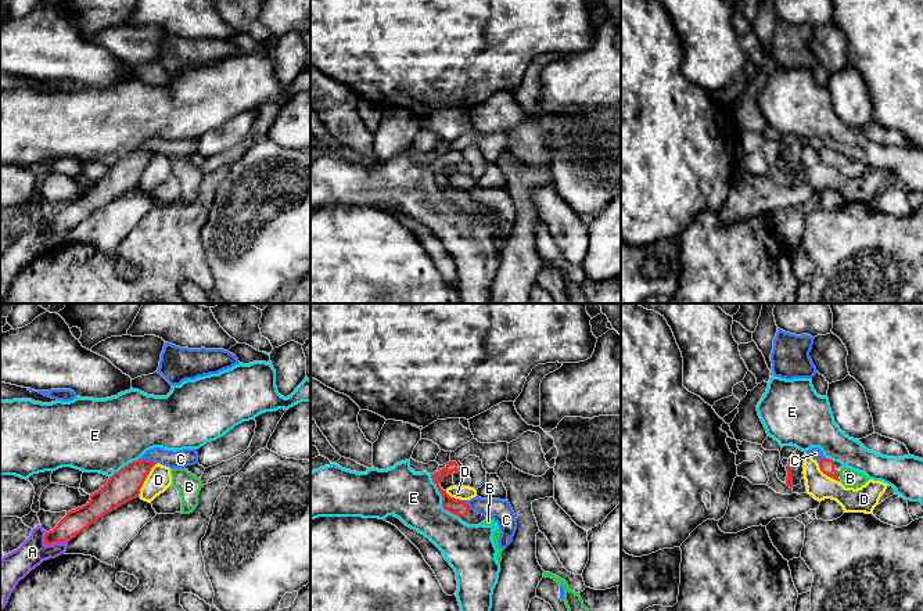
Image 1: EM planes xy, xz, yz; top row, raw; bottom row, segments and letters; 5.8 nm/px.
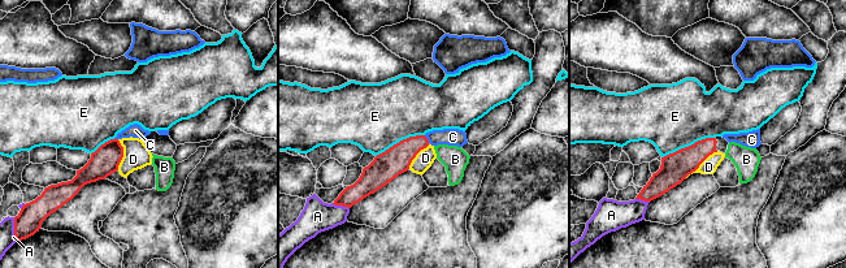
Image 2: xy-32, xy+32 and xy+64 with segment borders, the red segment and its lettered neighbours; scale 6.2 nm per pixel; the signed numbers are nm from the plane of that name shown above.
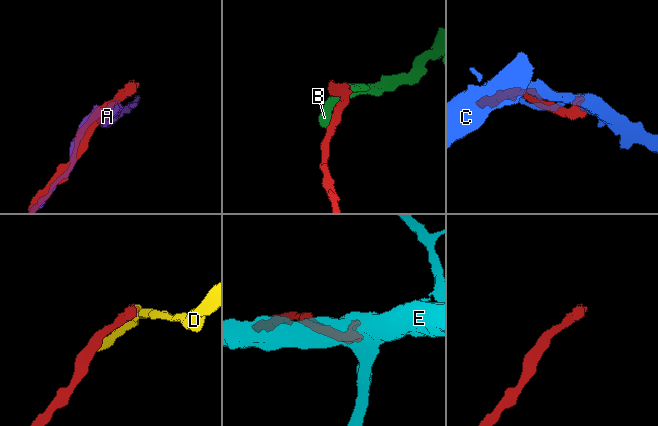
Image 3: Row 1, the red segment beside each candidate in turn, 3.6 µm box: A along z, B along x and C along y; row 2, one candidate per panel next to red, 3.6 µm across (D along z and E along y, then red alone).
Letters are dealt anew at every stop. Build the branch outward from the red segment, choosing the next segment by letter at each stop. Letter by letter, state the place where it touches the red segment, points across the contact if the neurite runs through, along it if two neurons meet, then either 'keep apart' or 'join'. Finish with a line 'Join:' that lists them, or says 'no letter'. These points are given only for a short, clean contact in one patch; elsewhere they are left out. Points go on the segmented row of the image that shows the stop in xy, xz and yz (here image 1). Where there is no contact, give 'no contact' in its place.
A: meets red in xy at (53, 542); keep apart
B: meets red in yz at (839, 474); runs through yz (826, 466), (839, 474), (846, 474), (850, 478); join
C: meets red in xz at (460, 500); border along xz (452, 498), (463, 500), (471, 509); keep apart
D: meets red in xy at (144, 480); border along xy (157, 463), (137, 495); keep apart
E: meets red in xz at (442, 499); border along xz (430, 474), (441, 495), (441, 505), (459, 517); keep apart
Join: B

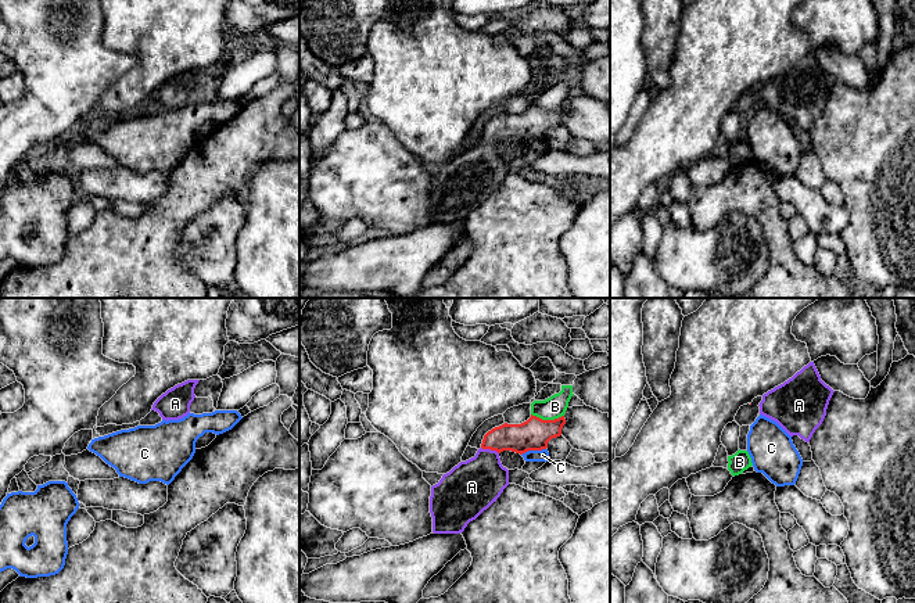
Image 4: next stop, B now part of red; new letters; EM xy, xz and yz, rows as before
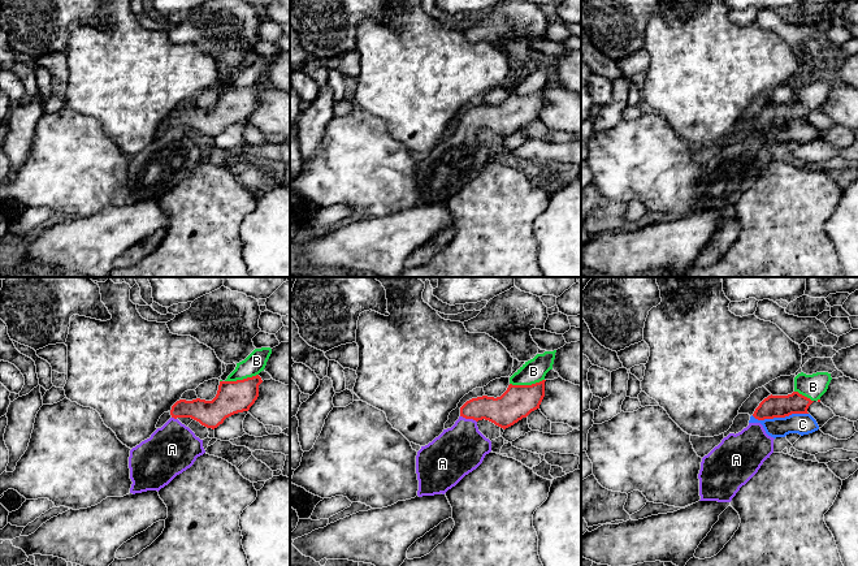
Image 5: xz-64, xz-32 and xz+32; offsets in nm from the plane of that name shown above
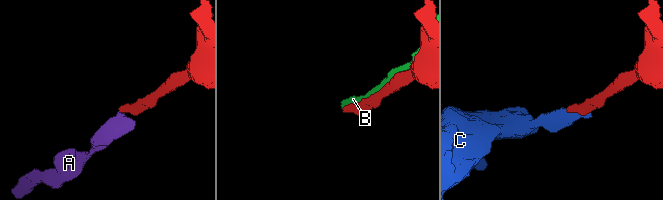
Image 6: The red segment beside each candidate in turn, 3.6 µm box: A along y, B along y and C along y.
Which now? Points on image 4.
A: meets red in xz at (490, 448); runs through xz (530, 435), (499, 438), (490, 448), (484, 474), (472, 487); join
B: meets red in xz at (548, 420); keep apart
C: meets red in xz at (533, 449); border along xz (545, 448), (526, 451), (521, 455); keep apart
Join: A

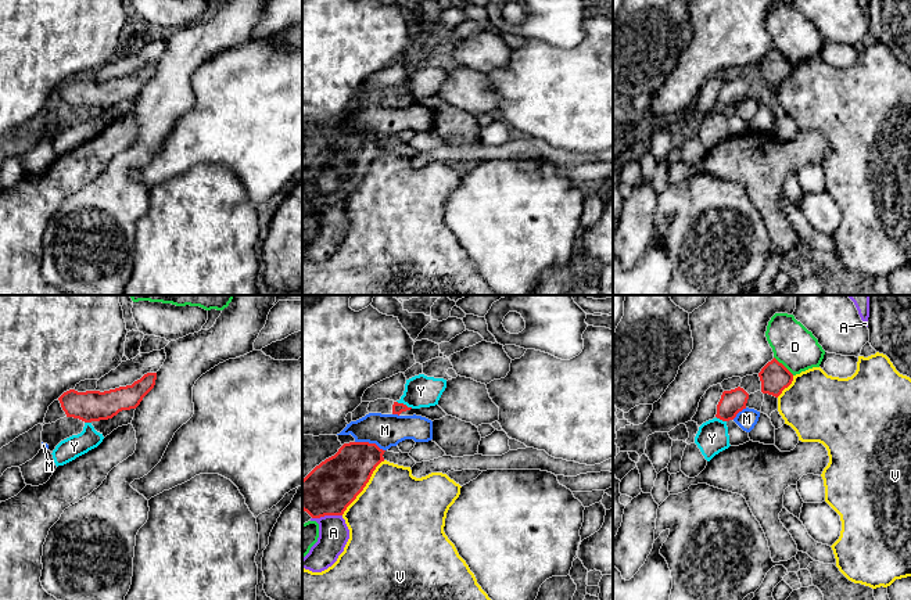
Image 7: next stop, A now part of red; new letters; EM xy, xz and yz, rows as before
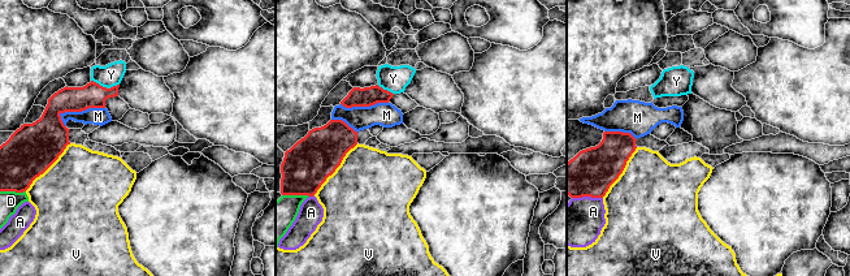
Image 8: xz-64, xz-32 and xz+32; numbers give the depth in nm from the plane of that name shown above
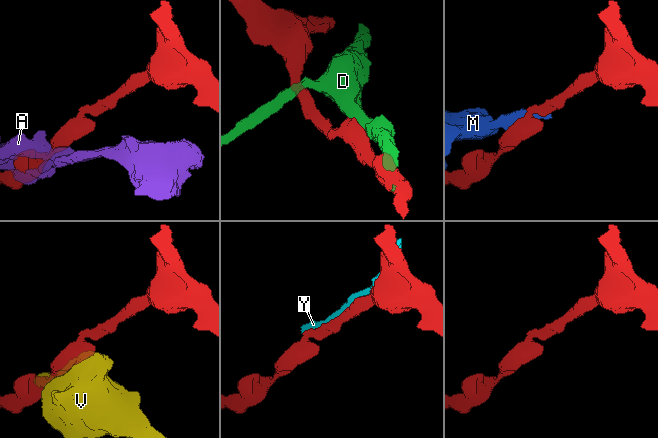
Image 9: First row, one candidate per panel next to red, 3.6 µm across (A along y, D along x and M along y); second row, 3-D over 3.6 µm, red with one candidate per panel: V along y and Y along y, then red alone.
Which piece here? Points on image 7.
A: meets red in xz at (326, 514); keep apart
D: meets red in yz at (782, 365); keep apart
M: meets red in xz at (370, 444); keep apart
V: meets red in xz at (365, 485); keep apart
Y: meets red in xz at (405, 405); keep apart
Join: no letter

